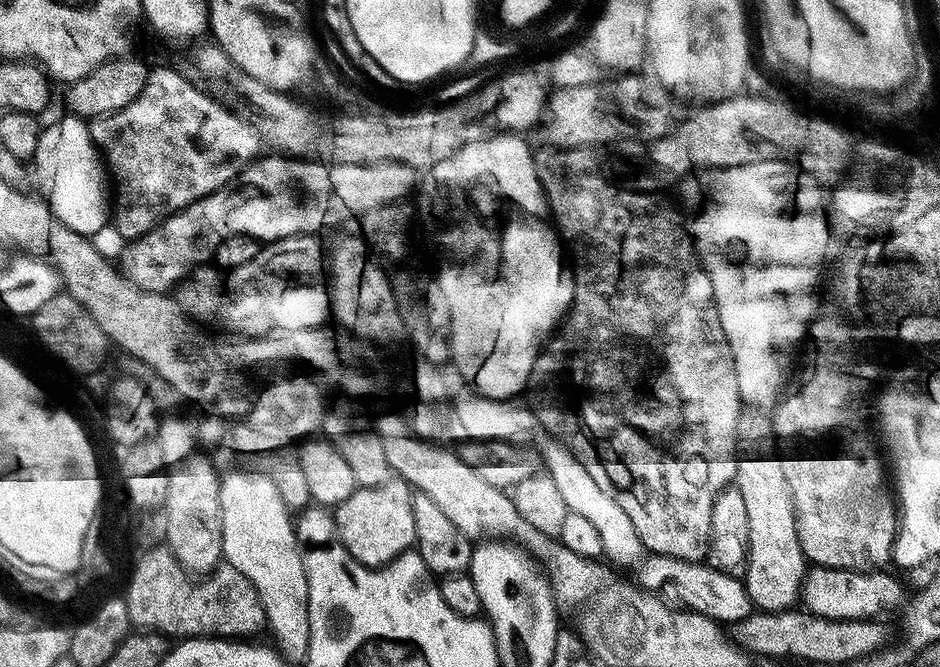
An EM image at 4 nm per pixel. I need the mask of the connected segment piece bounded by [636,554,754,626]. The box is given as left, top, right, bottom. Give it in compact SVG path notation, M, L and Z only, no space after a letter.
M666 554L647 555L637 567L637 585L648 592L662 588L663 599L675 609L701 613L719 624L731 626L753 613L754 605L739 577L726 575L707 563L688 562Z

